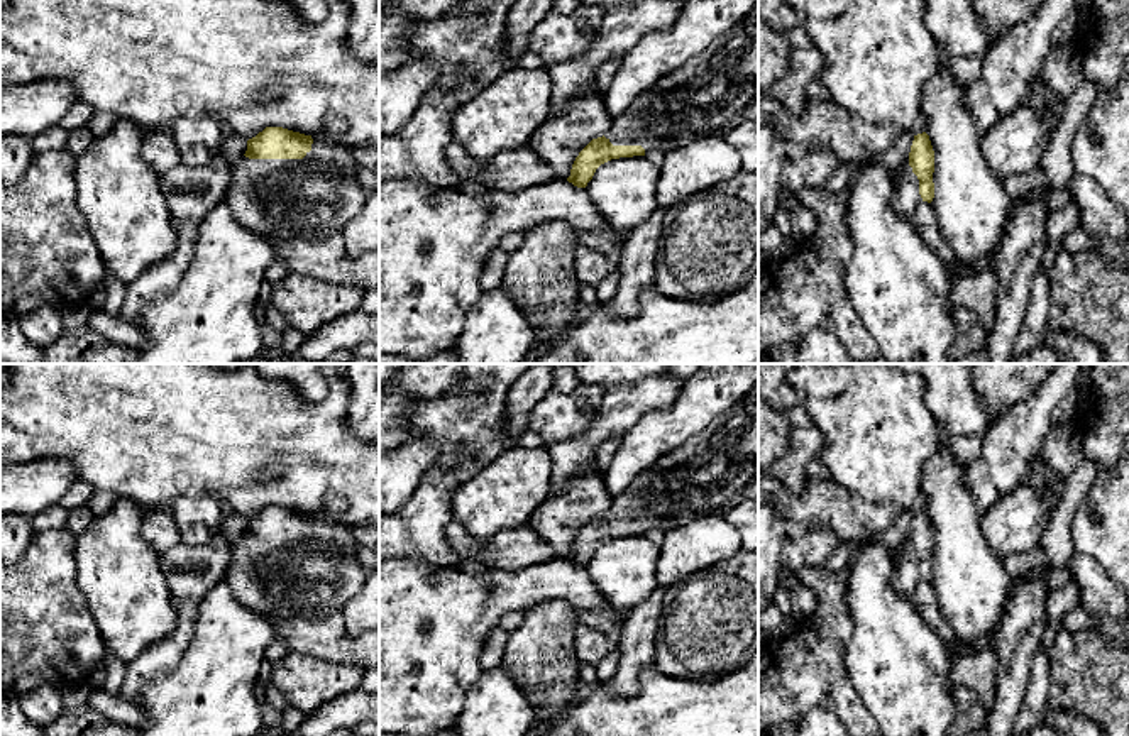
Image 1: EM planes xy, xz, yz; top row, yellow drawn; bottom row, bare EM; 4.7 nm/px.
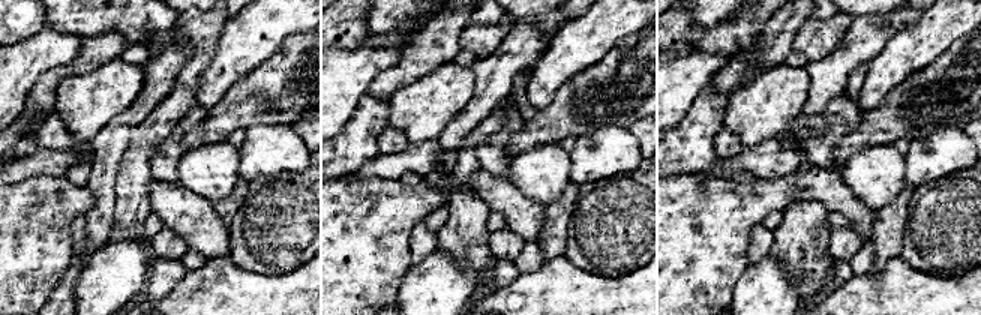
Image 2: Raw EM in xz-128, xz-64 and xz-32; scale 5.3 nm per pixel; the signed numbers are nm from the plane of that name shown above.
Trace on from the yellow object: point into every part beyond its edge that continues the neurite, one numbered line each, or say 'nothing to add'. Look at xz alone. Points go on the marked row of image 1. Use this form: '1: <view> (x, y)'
1: xz (716, 92)

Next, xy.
1: xy (288, 198)

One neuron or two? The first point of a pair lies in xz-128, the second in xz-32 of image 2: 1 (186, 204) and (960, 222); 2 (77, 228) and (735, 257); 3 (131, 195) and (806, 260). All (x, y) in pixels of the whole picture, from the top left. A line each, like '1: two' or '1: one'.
1: two
2: two
3: one

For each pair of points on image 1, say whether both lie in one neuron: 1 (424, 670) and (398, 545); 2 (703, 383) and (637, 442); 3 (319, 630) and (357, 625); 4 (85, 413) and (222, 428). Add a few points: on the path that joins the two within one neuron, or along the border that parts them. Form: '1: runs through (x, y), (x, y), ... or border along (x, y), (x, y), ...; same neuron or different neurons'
1: border along (396, 559), (424, 559), (440, 565); different neurons
2: runs through (691, 400), (654, 435); same neuron
3: border along (341, 615), (346, 628), (351, 633), (361, 635); different neurons
4: runs through (119, 413), (144, 413), (161, 422), (188, 427); same neuron

